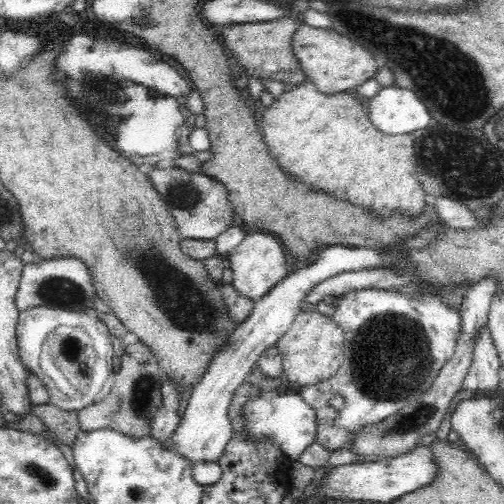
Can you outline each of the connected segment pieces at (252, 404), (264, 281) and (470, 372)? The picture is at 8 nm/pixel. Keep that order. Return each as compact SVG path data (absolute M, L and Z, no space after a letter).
M267 389L262 397L246 401L242 408L242 416L245 422L243 434L248 440L267 438L291 461L297 461L298 456L316 440L316 413L301 395L295 393L279 394Z
M250 231L246 232L244 240L226 256L227 266L231 267L233 274L231 284L242 296L254 302L262 298L289 274L285 251L282 243L272 234L260 231L253 234Z
M487 324L476 336L474 356L467 370L462 390L471 390L476 393L492 393L498 386L498 372L501 362L497 355Z

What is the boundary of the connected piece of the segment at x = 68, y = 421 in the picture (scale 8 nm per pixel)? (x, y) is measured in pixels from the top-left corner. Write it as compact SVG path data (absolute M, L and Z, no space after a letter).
M46 403L34 405L31 412L42 420L47 430L56 434L60 442L68 446L72 446L81 433L77 411L65 411L59 406Z

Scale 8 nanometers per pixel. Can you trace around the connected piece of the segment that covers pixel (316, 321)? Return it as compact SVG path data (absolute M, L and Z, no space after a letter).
M317 311L304 312L296 316L294 324L278 339L275 344L282 357L283 374L290 382L301 387L318 384L328 380L338 372L343 363L343 330L329 316Z

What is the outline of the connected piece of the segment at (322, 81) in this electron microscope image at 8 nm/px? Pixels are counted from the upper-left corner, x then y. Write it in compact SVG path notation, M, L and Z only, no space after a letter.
M306 24L298 26L291 48L306 81L314 83L325 95L353 92L358 86L373 78L378 70L376 60L366 48L328 28L315 28Z

